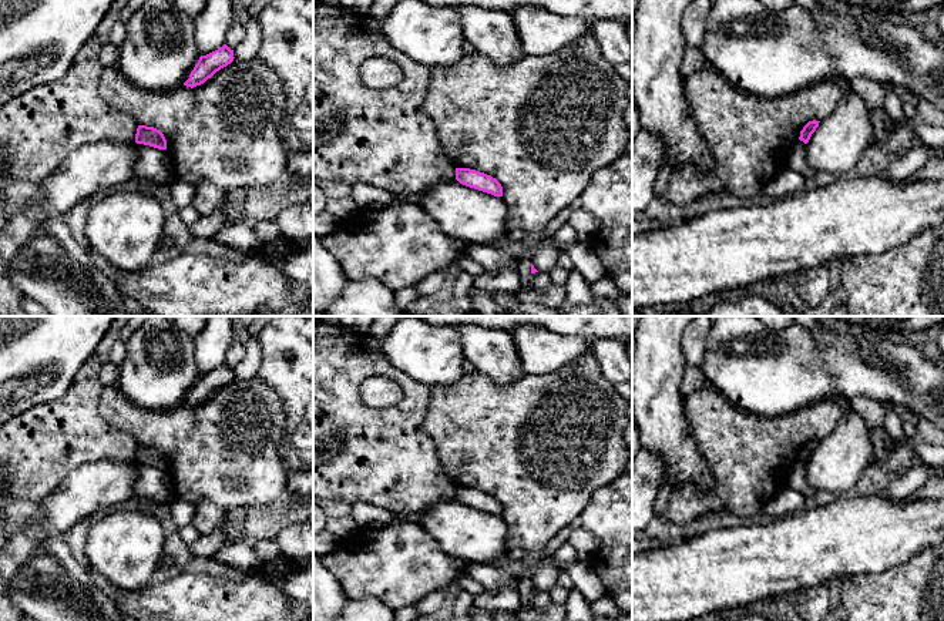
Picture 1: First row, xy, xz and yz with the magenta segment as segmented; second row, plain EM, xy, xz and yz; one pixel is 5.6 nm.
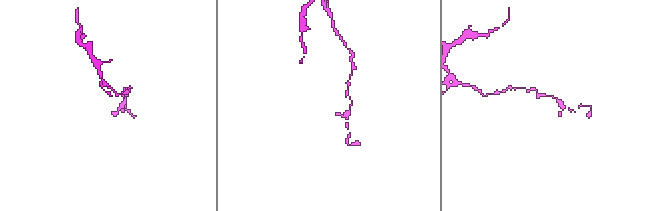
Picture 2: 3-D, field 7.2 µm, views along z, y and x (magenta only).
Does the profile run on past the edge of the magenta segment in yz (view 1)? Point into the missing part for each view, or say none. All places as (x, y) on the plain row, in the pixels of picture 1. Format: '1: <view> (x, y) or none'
1: none

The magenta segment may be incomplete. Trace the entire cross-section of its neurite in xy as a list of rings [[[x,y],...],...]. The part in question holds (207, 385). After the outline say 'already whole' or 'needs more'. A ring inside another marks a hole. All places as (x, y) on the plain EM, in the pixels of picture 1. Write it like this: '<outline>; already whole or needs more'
[[[226,363],[206,375],[201,375],[184,405],[194,407],[204,403],[216,390],[231,383],[234,377],[234,369]]]; already whole

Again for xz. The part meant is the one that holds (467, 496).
[[[456,487],[456,499],[466,506],[491,513],[494,516],[503,516],[501,503],[484,491],[470,487]]]; already whole

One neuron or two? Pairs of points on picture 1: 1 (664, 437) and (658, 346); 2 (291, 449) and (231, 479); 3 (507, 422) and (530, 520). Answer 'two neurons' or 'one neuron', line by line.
1: one neuron
2: two neurons
3: one neuron

